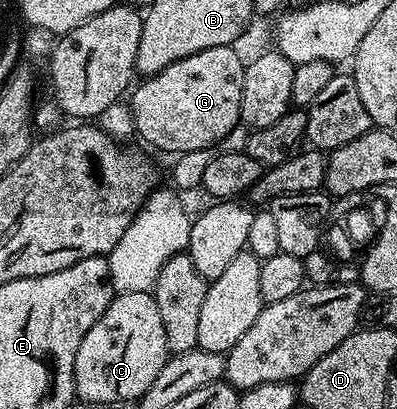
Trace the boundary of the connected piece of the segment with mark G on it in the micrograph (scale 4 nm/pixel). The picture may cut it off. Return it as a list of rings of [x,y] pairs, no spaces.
[[[232,46],[199,50],[199,54],[191,54],[187,58],[179,58],[179,62],[171,62],[171,66],[159,70],[159,74],[142,79],[142,84],[138,83],[128,97],[127,103],[133,111],[136,135],[141,135],[151,147],[158,148],[161,152],[173,152],[172,154],[220,145],[225,136],[241,124],[244,73],[245,66],[241,64]]]

